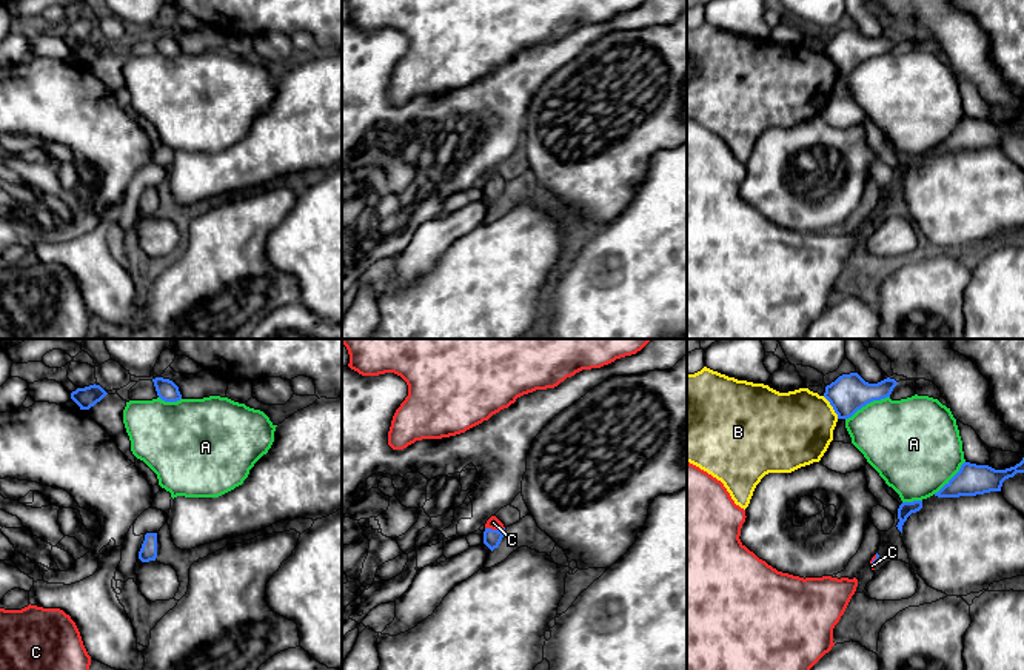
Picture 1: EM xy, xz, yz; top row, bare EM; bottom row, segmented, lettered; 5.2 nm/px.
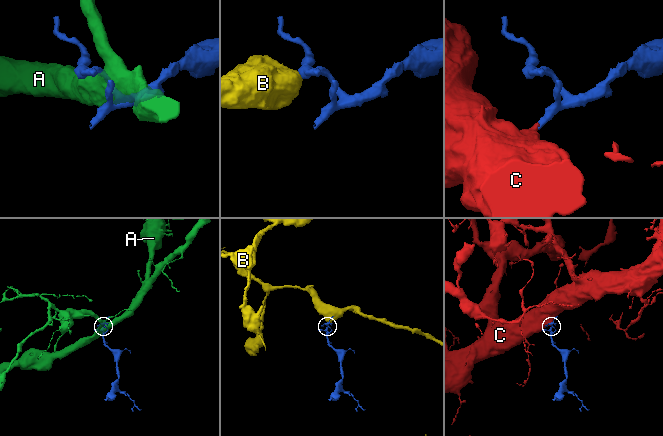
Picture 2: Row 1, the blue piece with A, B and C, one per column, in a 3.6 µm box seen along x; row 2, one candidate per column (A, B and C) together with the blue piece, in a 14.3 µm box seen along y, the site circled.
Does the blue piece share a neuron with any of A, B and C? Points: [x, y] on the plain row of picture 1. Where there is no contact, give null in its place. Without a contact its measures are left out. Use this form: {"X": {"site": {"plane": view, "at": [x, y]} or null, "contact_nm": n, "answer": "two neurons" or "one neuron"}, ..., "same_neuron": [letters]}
{"A": {"site": {"plane": "yz", "at": [867, 57]}, "contact_nm": 260, "answer": "two neurons"}, "B": {"site": {"plane": "yz", "at": [832, 60]}, "contact_nm": 150, "answer": "two neurons"}, "C": {"site": {"plane": "xz", "at": [495, 185]}, "contact_nm": 100, "answer": "one neuron"}, "same_neuron": ["C"]}

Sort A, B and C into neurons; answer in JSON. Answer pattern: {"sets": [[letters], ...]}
{"sets": [["A"], ["B"], ["C"]]}

